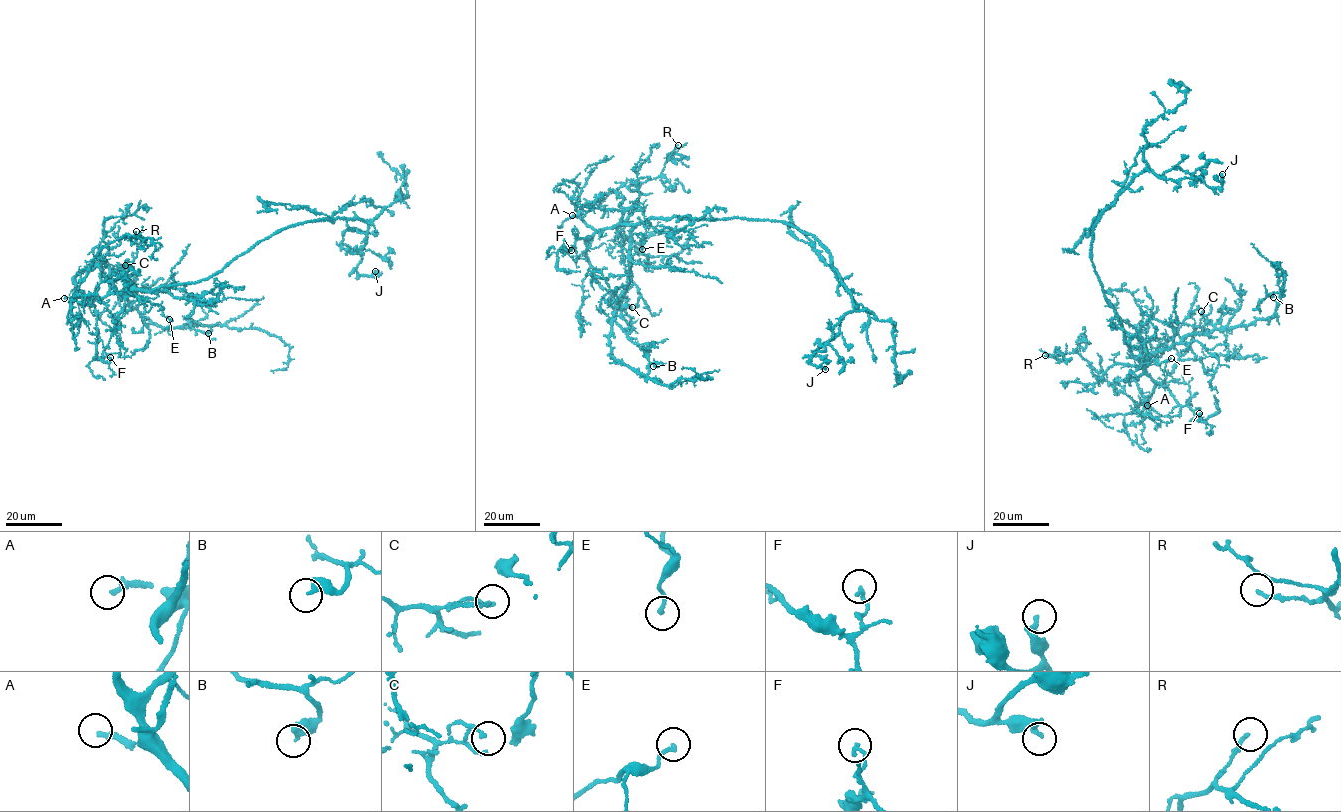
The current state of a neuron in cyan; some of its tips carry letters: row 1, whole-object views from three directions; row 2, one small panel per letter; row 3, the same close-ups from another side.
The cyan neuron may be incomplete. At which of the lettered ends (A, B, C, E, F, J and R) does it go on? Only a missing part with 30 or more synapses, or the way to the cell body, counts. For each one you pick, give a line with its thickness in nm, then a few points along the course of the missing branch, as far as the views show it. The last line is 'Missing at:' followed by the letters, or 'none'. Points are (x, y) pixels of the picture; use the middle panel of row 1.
A: 240 nm | (572, 215), (551, 223), (541, 211), (531, 206)
Missing at: A

